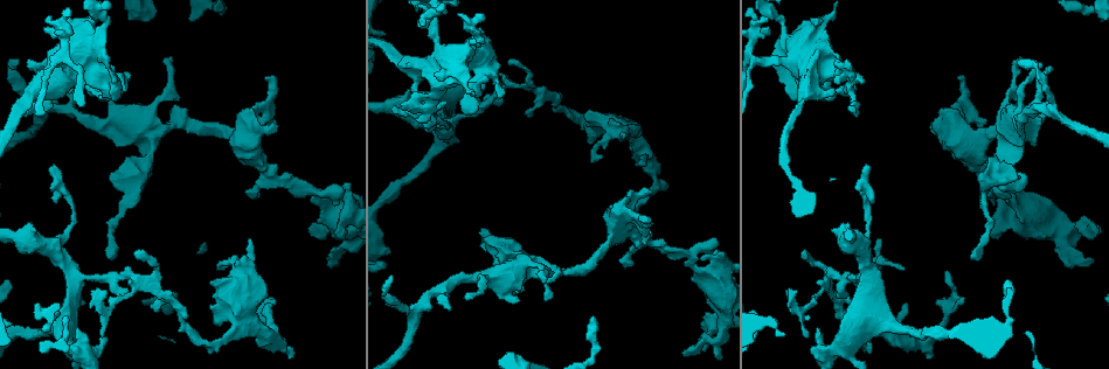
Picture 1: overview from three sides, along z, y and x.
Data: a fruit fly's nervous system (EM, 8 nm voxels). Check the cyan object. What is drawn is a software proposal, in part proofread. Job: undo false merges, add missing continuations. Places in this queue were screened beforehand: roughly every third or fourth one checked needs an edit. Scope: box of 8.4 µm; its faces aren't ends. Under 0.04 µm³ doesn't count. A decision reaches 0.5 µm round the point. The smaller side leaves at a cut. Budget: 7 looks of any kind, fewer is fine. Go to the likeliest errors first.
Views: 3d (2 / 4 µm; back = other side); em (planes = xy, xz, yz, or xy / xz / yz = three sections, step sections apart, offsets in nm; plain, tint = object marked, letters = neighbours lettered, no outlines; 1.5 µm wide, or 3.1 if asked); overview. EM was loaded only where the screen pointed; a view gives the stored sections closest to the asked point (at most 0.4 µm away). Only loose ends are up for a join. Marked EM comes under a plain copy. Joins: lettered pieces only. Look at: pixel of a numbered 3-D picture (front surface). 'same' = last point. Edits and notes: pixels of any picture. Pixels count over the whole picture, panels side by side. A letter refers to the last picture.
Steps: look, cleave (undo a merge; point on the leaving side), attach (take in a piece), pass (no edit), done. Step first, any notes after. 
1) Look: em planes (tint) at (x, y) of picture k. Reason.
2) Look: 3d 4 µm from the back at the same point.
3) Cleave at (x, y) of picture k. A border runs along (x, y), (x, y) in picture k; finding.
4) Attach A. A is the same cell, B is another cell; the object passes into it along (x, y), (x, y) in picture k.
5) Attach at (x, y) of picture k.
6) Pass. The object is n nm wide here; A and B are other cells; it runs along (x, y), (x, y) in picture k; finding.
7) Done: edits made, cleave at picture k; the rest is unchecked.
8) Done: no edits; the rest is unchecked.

Look: 3d 4 µm at (690, 265) of picture 1. Sudden change in width.

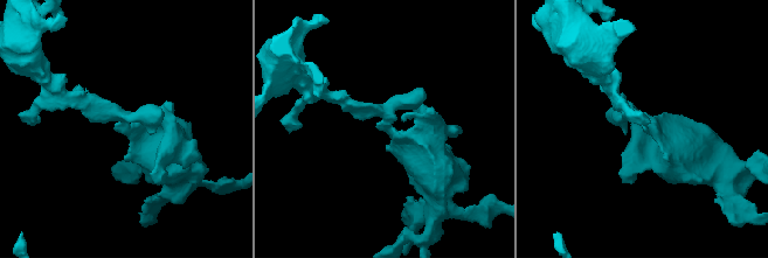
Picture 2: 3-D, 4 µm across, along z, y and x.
Look: em planes (letters) at (648, 130) of picture 2. The arms are 160, 220 nm wide.

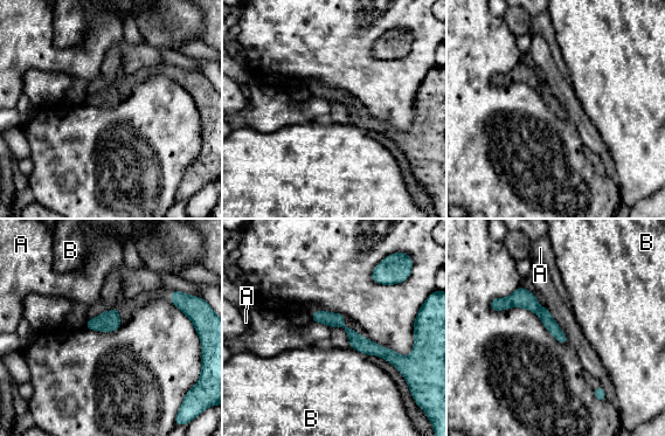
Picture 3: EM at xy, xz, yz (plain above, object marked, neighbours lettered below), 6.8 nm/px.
Pass. A and B are other cells; one neuron here.

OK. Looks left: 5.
Look: 3d 2 µm at (248, 239) of picture 1. Branch stops here.

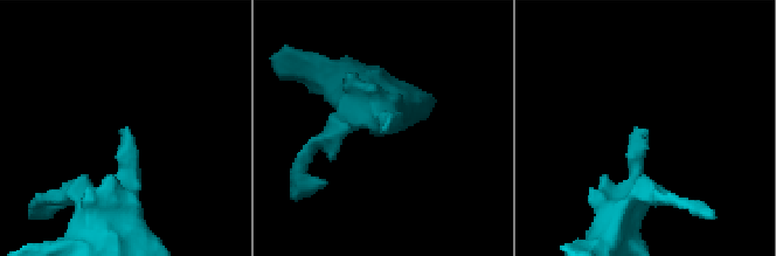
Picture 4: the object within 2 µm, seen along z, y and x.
Look: em planes (letters) at (120, 130) of picture 4. Need the tissue.

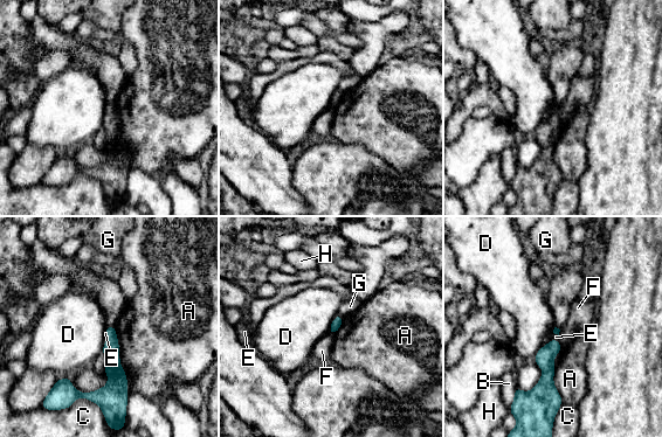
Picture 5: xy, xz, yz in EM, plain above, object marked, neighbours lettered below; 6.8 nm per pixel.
Pass. A, B, C, D, E, F, G and H are other cells; it runs along (111, 330), (112, 387), (101, 399) in picture 5; none of them fits.

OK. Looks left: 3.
Look: em planes (letters) at (276, 125) of picture 1. Free end.

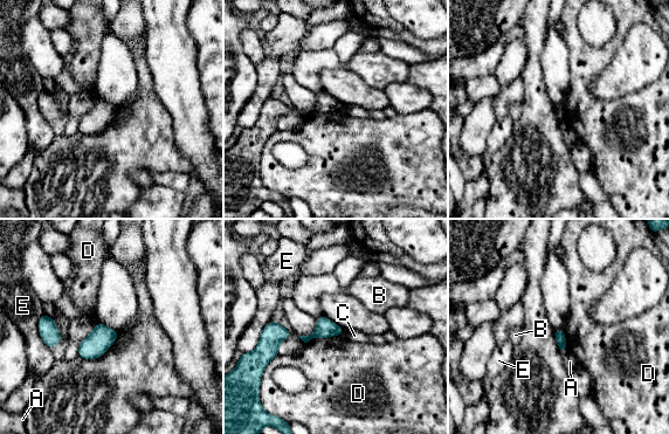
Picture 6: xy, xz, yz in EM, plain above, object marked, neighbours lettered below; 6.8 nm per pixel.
Pass. The longest contact is with E, 260 nm; A, B, C, D and E are other cells; none of them fits.

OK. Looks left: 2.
Done: no edits; the rest is unchecked.

